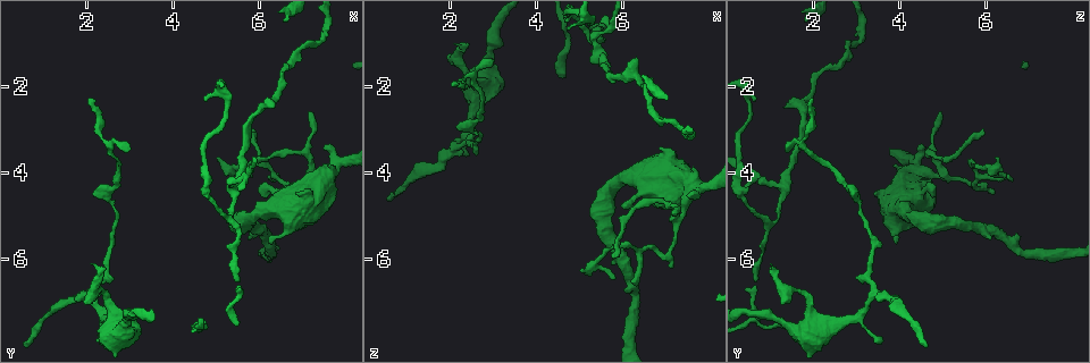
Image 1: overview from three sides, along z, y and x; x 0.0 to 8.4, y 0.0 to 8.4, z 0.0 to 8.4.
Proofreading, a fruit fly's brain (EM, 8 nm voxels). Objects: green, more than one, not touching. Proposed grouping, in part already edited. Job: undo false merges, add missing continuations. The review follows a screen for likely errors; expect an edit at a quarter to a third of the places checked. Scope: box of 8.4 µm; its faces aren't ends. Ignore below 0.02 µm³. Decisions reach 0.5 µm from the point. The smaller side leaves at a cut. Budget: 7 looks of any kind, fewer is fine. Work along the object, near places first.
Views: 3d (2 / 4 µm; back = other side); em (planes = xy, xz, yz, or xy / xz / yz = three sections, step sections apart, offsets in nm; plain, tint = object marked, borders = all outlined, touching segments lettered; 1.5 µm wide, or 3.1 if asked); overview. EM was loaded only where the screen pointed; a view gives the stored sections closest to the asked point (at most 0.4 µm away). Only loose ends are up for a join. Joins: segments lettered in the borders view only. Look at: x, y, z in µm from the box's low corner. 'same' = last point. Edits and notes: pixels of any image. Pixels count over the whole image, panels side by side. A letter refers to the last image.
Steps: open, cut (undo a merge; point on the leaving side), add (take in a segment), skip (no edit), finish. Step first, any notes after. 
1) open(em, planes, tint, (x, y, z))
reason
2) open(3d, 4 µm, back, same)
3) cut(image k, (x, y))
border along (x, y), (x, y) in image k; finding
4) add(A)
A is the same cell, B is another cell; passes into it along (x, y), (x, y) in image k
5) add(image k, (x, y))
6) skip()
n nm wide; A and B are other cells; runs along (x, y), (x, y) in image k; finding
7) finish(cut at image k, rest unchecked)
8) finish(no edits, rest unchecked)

open(em, planes, borders, (2.10, 6.10, 1.00))
free end

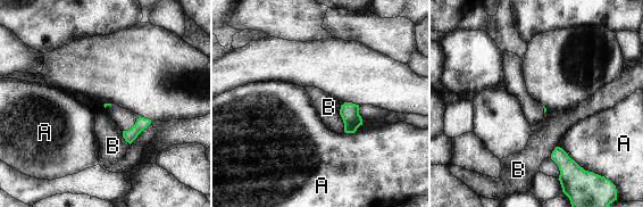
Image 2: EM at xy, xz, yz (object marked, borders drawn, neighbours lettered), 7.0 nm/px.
skip()
A and B are other cells; border along (340, 105), (340, 116), (345, 132) in image 2; none of them fits

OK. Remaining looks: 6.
open(3d, 2 µm, (2.10, 6.85, 3.40))
a fork

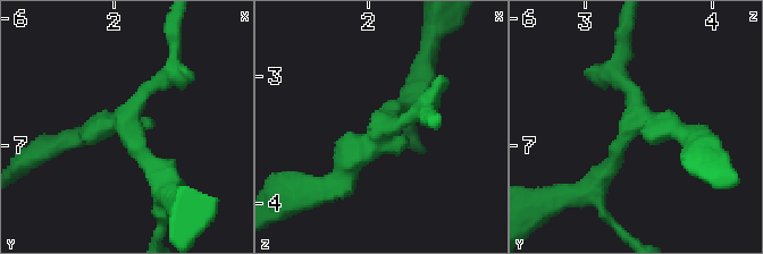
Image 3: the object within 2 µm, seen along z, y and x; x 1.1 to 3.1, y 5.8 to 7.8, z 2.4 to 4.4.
open(em, planes, tint, (2.16, 6.80, 3.38))
3 arms; arms of 170, 170, 200 nm

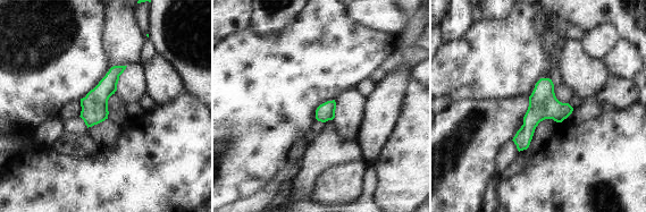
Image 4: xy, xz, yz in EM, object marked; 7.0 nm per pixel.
open(em, planes, borders, same)

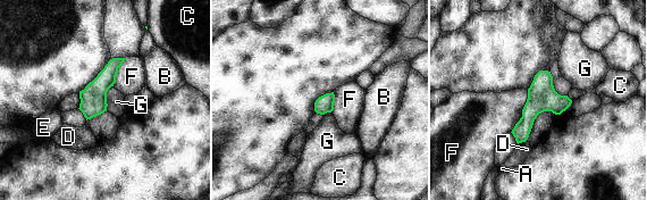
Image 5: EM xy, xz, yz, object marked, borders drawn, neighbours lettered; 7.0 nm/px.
skip()
A, B, C, D, E, F and G are other cells; border along (112, 85), (107, 92), (106, 110) in image 5; continuous, no second neuron

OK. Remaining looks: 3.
open(em, planes, borders, (5.80, 3.00, 5.90))
tapers out

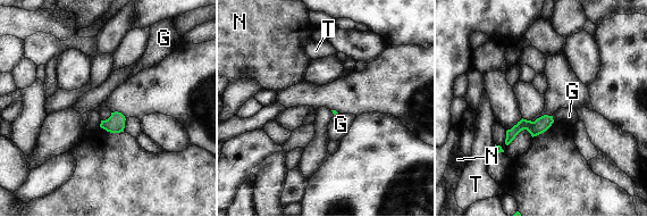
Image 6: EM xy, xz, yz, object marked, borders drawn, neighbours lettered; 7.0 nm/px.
skip()
G, N and T are other cells; runs along (549, 118), (521, 125), (509, 139) in image 6; none of them fits

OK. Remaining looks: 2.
finish(no edits, rest unchecked)

